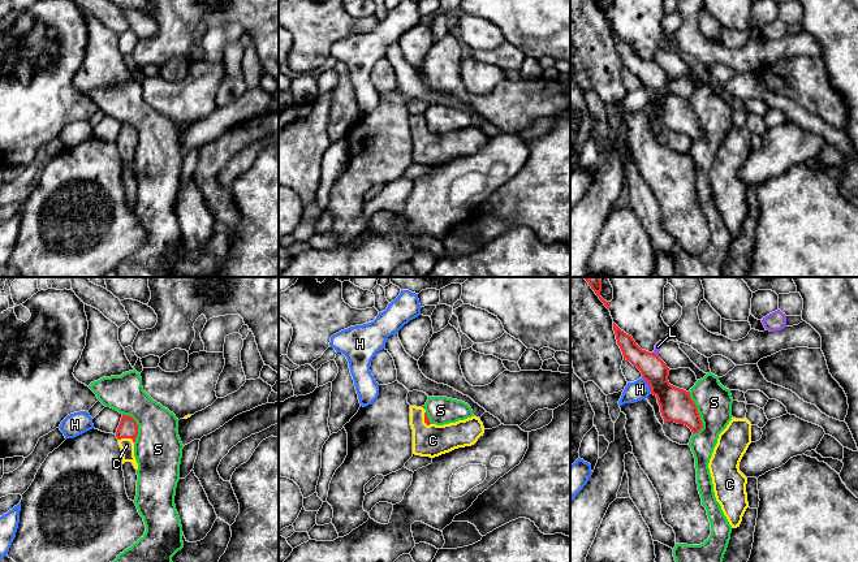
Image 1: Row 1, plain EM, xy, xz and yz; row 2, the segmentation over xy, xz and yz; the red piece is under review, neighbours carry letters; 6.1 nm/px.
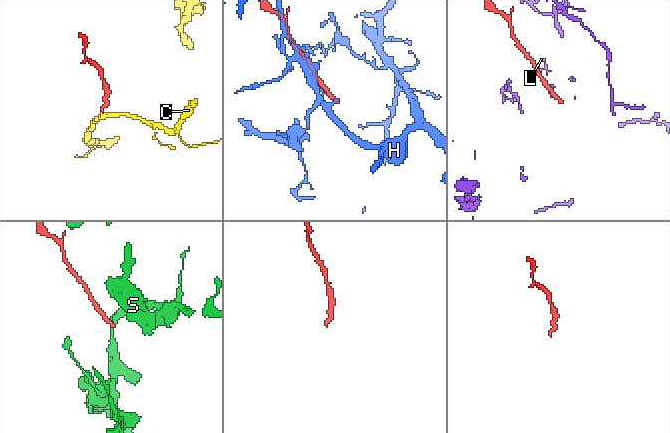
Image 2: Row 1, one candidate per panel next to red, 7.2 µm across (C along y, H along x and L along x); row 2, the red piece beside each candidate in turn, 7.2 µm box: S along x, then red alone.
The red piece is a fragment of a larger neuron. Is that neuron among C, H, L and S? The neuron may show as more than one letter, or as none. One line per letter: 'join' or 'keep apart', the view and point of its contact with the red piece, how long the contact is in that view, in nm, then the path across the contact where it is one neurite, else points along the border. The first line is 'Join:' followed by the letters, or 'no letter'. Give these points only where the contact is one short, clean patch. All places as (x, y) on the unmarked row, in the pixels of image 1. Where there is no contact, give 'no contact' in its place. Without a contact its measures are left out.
Join: C
C: join | xy (126, 146) | 100 nm | across xy (128, 137), (126, 146), (126, 154)
H: keep apart | yz (647, 91) | 120 nm
L: keep apart | yz (655, 63) | 50 nm | along yz (652, 61), (658, 65)
S: keep apart | yz (698, 122) | 280 nm | along yz (688, 100), (702, 132), (702, 135), (693, 143)

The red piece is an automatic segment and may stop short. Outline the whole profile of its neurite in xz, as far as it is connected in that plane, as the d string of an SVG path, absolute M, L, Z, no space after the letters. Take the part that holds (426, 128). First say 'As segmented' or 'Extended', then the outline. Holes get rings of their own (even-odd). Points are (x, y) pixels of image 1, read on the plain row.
Extended. M410 114L410 134L413 138L413 163L435 167L458 156L474 154L484 142L479 126L444 134L431 133L423 116Z

